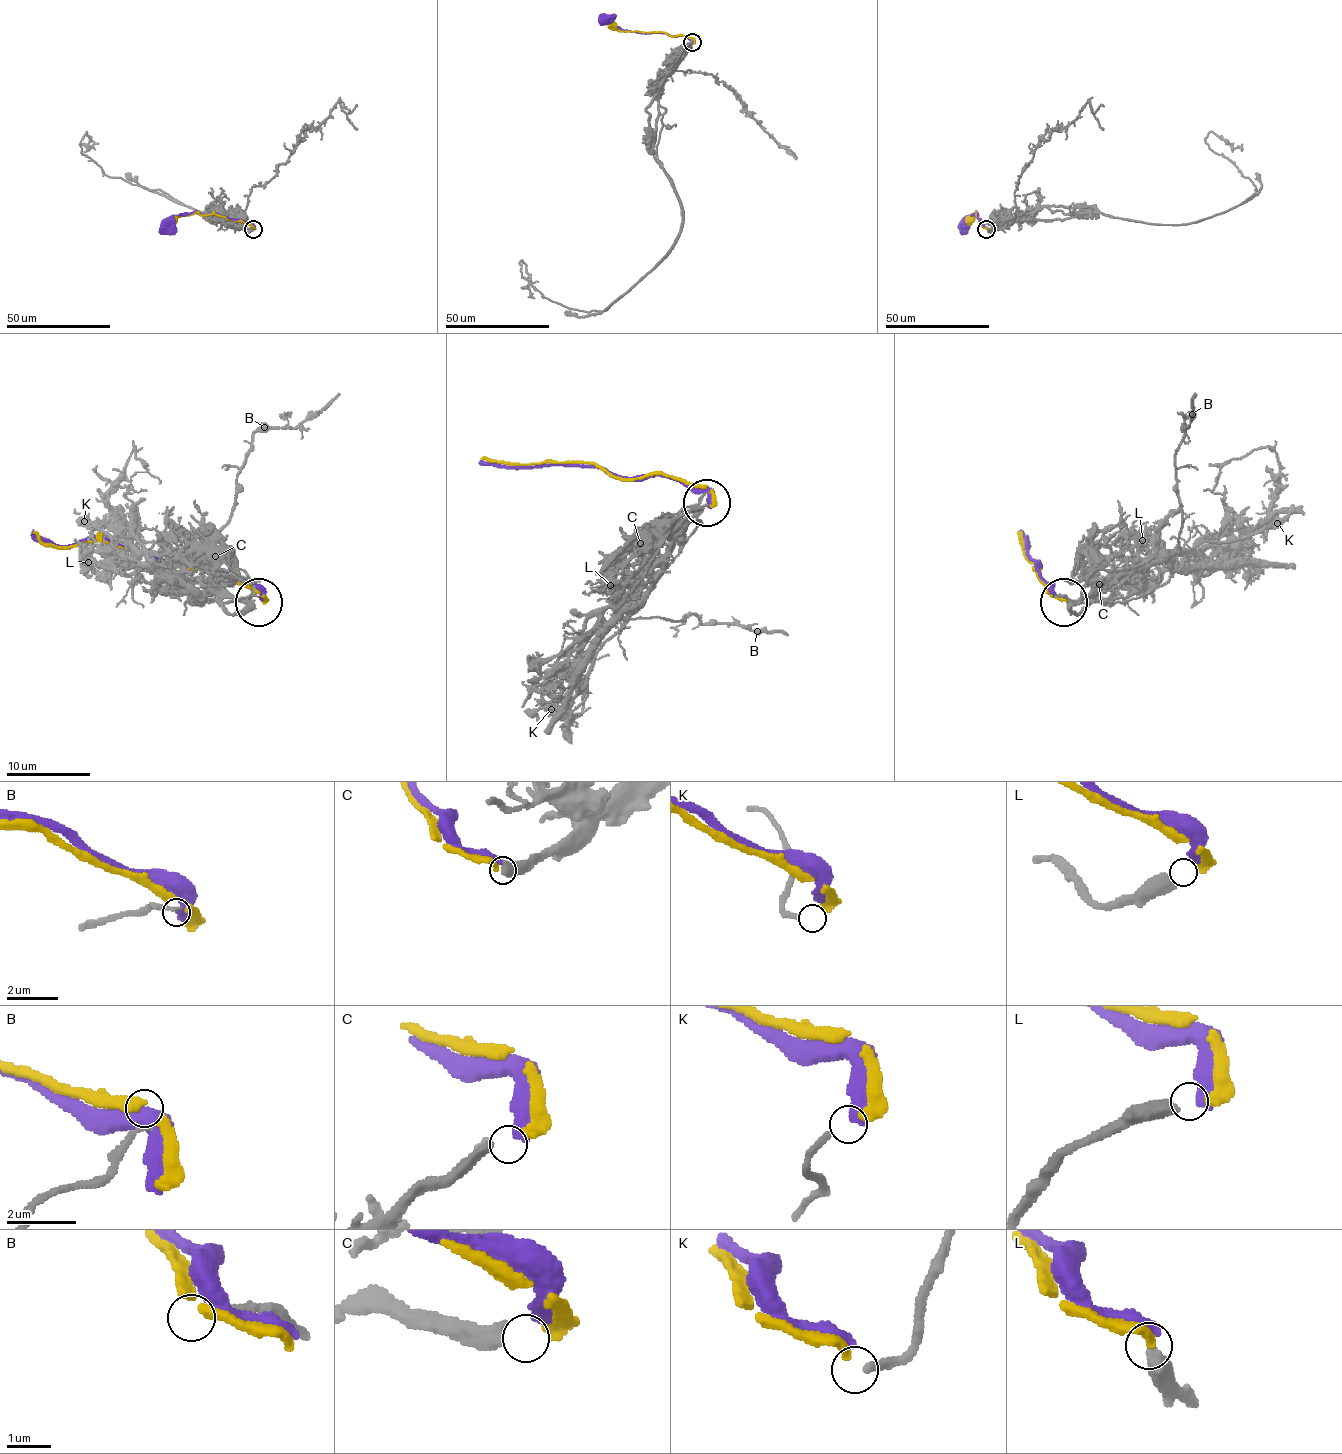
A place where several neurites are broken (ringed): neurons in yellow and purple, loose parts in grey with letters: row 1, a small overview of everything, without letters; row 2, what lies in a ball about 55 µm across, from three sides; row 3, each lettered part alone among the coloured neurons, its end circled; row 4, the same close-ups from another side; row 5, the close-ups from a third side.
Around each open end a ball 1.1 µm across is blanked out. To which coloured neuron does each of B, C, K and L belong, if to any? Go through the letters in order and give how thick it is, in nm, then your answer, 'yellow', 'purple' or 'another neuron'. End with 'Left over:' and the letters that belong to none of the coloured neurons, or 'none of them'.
B: 170 nm thick; another neuron
C: 400 nm thick; purple
K: 190 nm thick; another neuron
L: 480 nm thick; yellow
Left over: B, K

